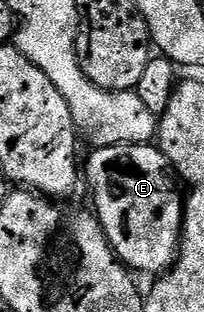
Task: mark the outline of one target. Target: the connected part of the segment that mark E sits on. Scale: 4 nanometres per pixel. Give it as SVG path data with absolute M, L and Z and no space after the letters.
M152 143L110 145L95 148L91 153L93 155L88 164L83 164L82 171L86 176L86 187L92 190L91 206L106 233L108 244L125 267L136 273L145 271L151 277L159 276L175 264L176 252L180 250L180 230L184 228L185 196L168 158L161 153L159 146Z

